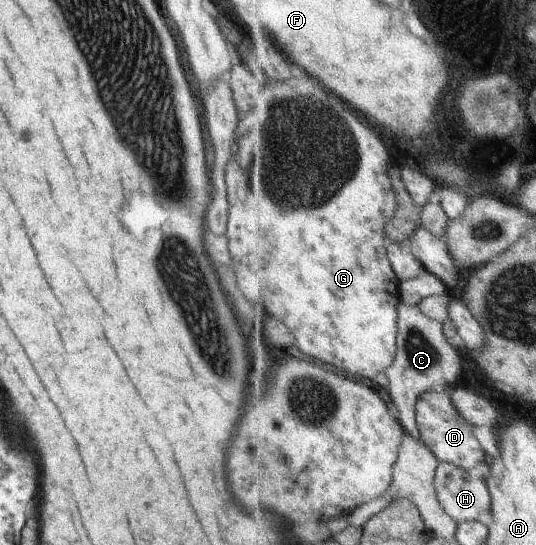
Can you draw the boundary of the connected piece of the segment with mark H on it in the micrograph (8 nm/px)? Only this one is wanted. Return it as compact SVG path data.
M443 461L437 467L435 486L438 499L459 525L491 514L492 496L485 479L474 479L468 470Z

